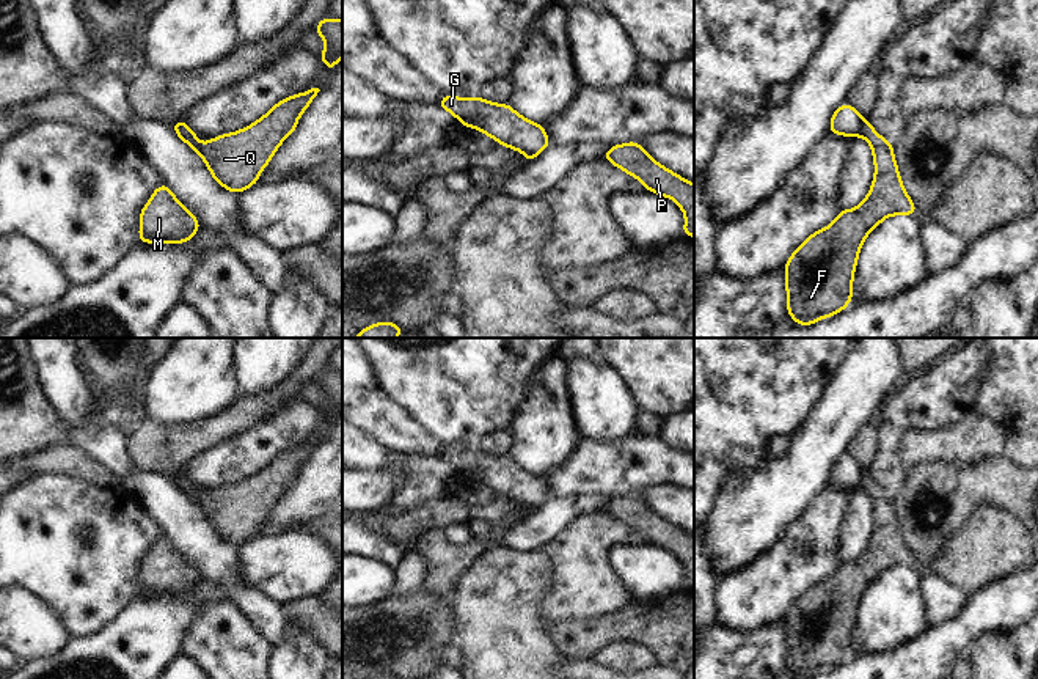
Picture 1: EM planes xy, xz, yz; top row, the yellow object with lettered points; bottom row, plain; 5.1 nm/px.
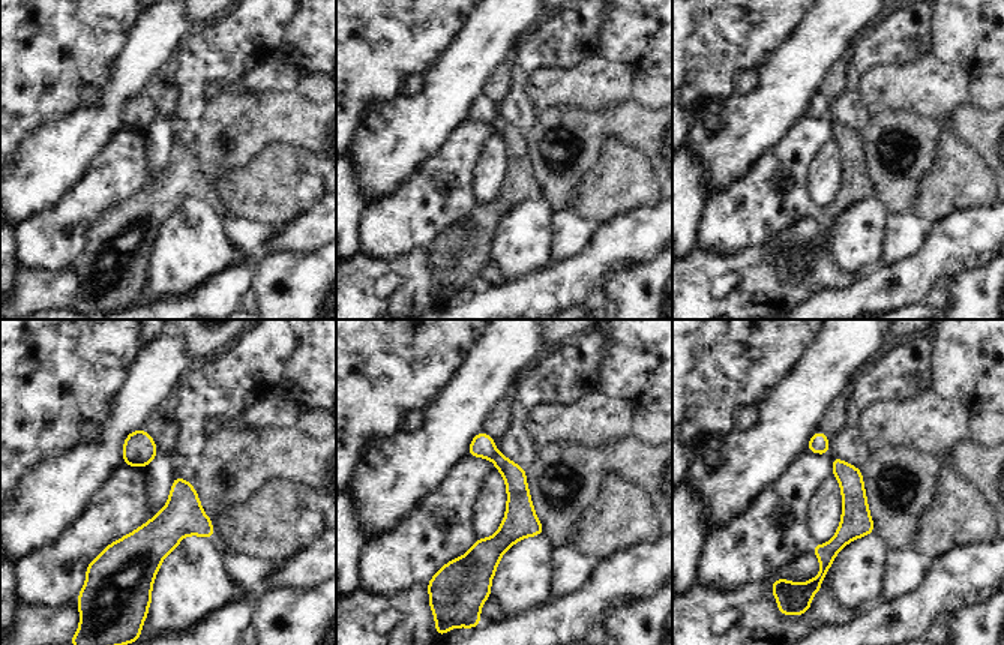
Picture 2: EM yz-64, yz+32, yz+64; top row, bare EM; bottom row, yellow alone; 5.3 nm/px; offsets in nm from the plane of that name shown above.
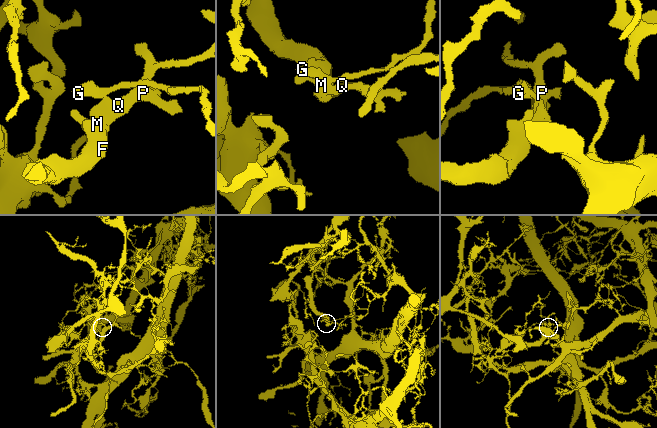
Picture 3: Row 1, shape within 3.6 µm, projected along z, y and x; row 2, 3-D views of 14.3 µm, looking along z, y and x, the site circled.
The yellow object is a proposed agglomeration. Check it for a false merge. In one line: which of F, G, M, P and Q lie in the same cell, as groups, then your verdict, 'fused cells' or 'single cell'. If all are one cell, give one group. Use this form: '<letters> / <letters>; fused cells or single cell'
F M P Q / G; fused cells

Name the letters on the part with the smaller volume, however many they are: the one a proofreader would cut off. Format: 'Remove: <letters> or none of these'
Remove: G

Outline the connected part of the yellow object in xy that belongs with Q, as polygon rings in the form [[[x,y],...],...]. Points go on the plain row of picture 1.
[[[311,440],[286,450],[273,457],[256,475],[234,486],[223,486],[204,497],[182,473],[171,479],[177,489],[206,514],[212,530],[226,542],[242,545],[258,536],[278,498],[295,483],[300,467],[309,459],[320,442]]]

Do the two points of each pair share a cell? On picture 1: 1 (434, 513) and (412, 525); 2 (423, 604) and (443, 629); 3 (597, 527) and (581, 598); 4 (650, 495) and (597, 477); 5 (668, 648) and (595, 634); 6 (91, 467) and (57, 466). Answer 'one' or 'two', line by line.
1: one
2: one
3: one
4: two
5: one
6: one

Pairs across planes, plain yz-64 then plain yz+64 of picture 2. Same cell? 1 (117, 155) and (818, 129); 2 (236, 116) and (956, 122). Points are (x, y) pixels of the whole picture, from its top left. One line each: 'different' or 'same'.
1: same
2: same

